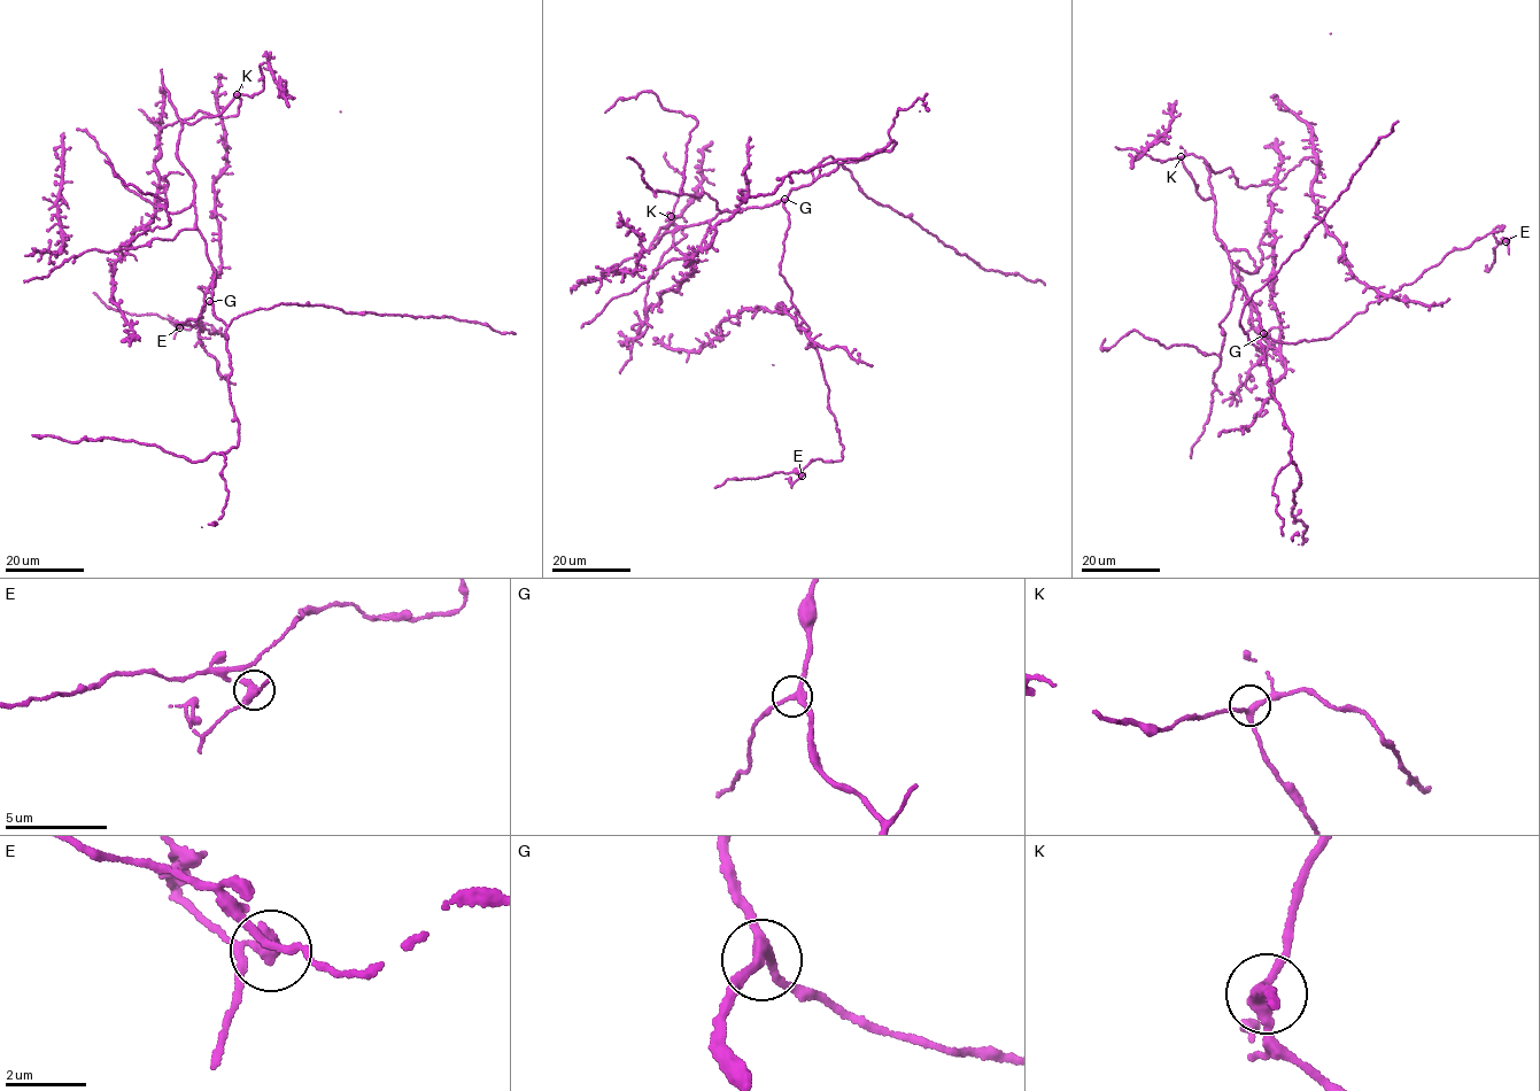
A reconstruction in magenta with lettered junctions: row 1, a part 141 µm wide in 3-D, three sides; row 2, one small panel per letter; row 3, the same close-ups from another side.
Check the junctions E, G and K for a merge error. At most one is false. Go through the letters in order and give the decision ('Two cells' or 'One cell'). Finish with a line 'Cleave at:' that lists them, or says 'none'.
E: Two cells
G: One cell
K: One cell
Cleave at: E

